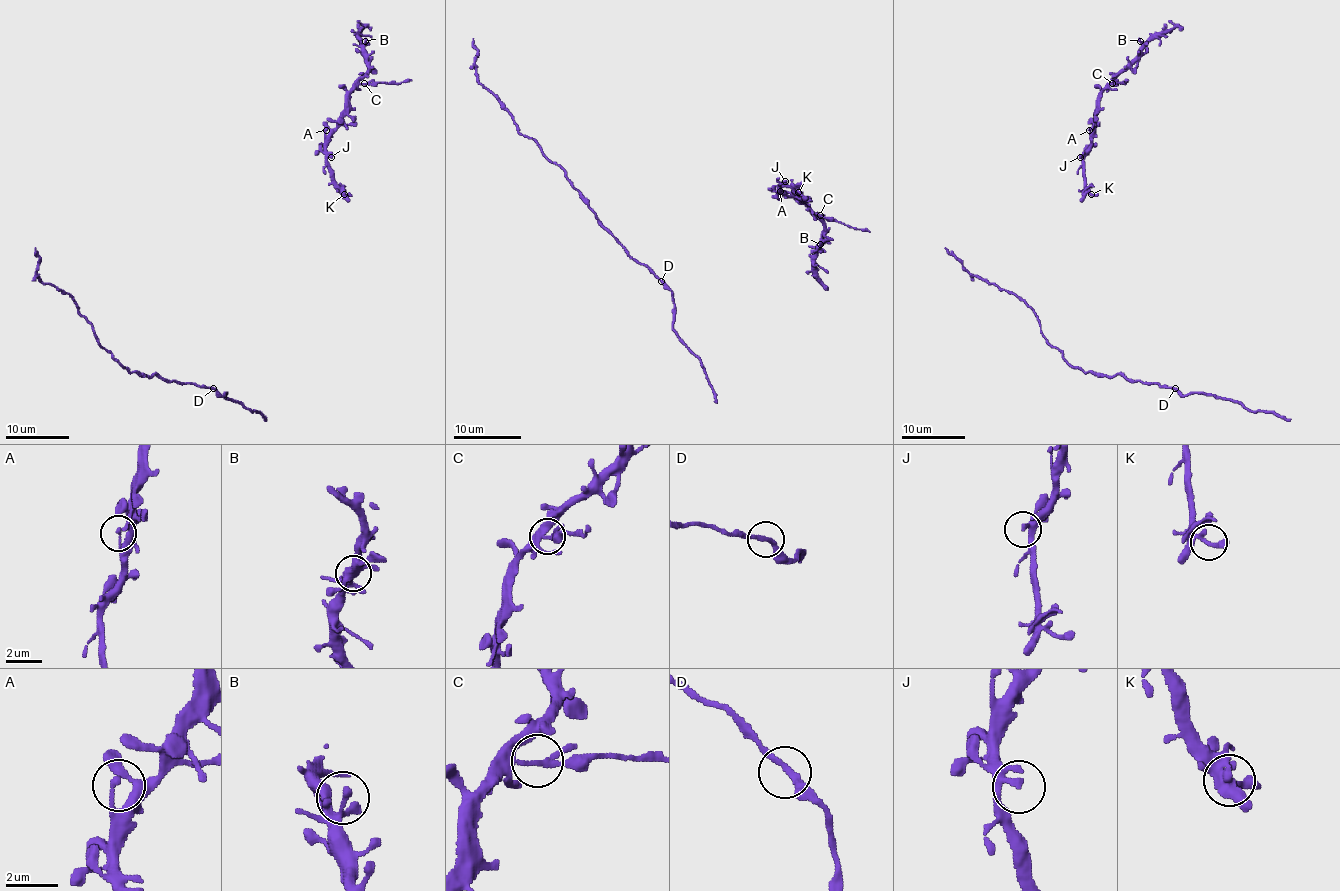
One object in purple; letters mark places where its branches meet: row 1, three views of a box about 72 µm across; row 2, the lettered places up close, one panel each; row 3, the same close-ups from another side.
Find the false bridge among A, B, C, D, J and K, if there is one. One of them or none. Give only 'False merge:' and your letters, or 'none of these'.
False merge: C

